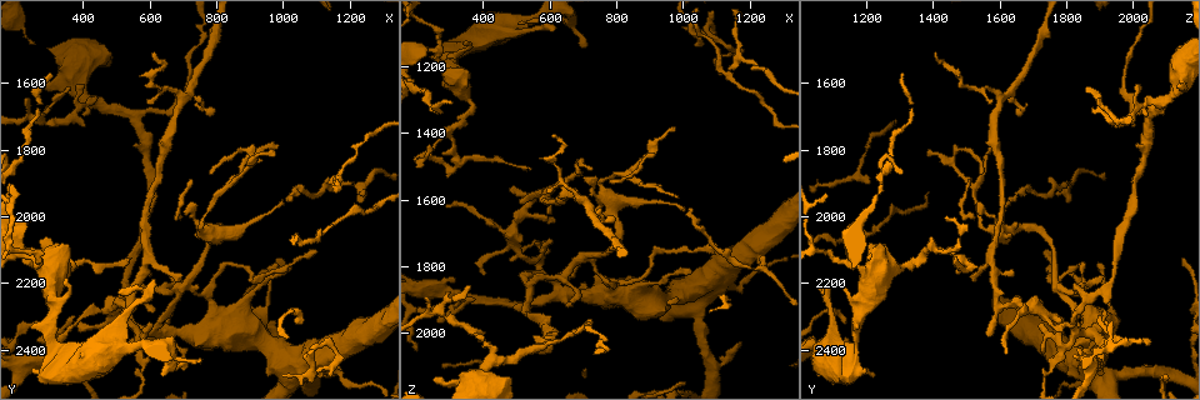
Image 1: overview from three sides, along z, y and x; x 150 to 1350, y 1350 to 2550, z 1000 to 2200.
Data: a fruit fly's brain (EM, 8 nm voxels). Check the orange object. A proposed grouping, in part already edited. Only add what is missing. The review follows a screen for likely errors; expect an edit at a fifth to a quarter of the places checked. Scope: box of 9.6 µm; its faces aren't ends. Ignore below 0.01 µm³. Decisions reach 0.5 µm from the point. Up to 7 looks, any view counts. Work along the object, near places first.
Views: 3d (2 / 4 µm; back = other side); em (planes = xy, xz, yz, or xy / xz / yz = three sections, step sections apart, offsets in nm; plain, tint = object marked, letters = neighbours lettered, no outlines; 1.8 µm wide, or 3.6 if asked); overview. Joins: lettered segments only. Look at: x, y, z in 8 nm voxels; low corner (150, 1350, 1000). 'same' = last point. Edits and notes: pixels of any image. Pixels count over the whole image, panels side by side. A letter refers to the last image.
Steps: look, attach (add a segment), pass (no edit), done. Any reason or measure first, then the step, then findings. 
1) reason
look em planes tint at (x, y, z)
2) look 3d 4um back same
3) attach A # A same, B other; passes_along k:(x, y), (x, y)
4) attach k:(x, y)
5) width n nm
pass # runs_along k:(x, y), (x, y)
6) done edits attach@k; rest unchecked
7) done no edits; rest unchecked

look 3d 2um at (270, 2130, 1150)

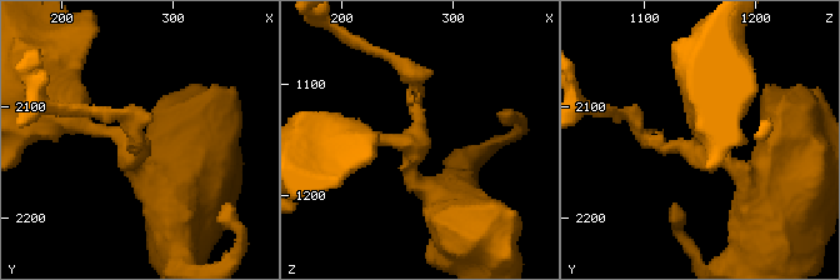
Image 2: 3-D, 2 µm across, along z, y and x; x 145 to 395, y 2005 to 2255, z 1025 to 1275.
arms 3; now the EM
look em xy step 4 letters at (268, 2136, 1148)

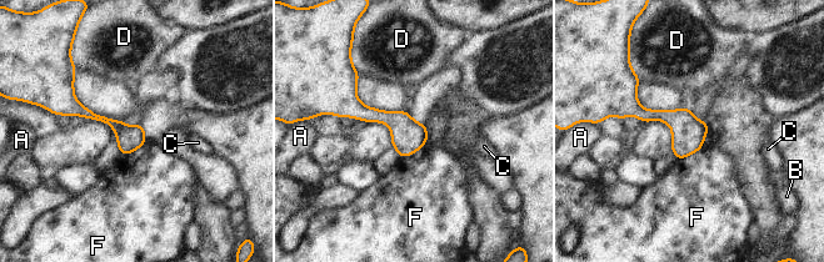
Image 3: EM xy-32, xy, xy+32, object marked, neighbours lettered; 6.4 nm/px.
pass # A other, B other, C other, D other, F other; border 3:(146, 140), (129, 154), (120, 154); no lettered segment goes on from it

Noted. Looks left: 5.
free end
look 3d 2um at (260, 2470, 1200)

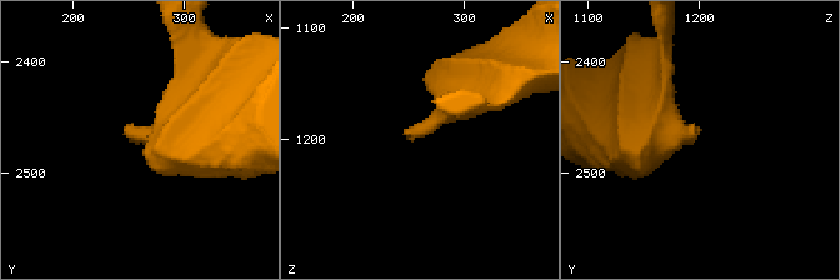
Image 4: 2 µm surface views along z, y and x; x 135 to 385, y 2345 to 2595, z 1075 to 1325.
look em planes letters at (250, 2462, 1200)

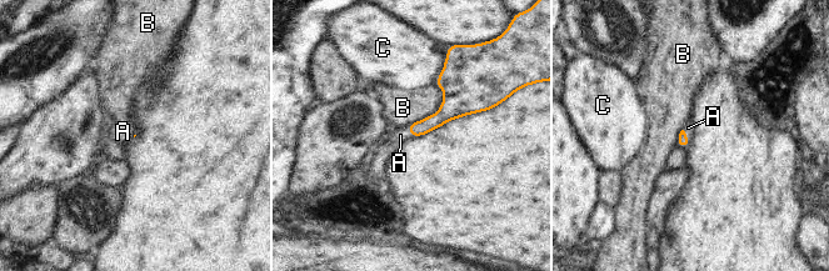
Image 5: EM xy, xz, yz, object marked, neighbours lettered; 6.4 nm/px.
attach A # A same, B other, C other; passes_along 5:(444, 115), (409, 131), (400, 135); the neuron continues

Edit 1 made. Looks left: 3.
thin end
look em planes letters at (300, 1570, 1310)

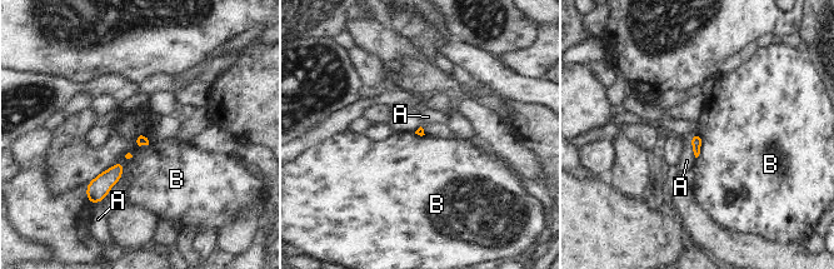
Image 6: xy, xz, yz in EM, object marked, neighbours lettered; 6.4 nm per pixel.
longest_contact B 280 nm
pass # A other, B other; border 6:(123, 162), (116, 162), (88, 184); none of them fits

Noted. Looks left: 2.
done edits attach@5; rest unchecked

